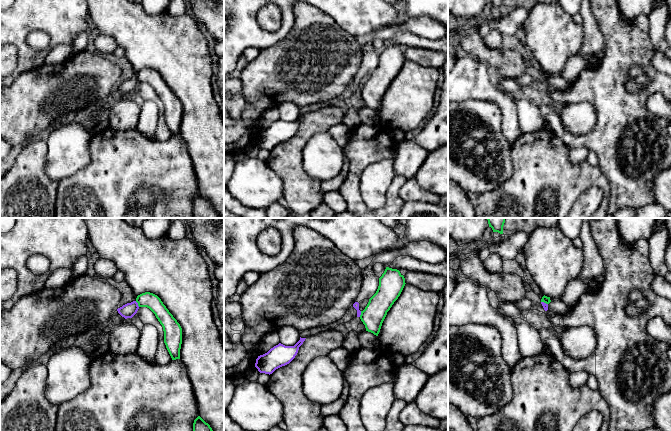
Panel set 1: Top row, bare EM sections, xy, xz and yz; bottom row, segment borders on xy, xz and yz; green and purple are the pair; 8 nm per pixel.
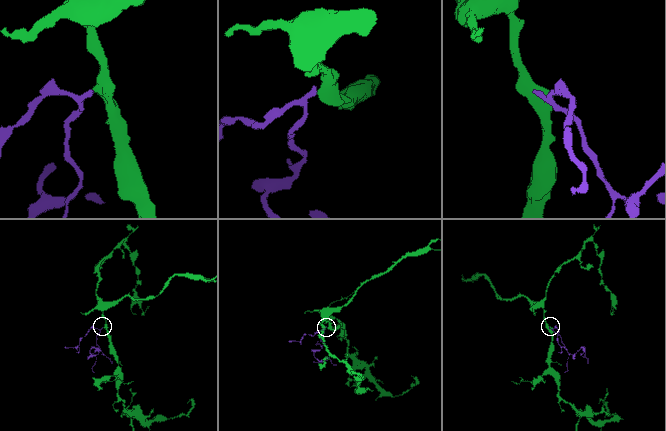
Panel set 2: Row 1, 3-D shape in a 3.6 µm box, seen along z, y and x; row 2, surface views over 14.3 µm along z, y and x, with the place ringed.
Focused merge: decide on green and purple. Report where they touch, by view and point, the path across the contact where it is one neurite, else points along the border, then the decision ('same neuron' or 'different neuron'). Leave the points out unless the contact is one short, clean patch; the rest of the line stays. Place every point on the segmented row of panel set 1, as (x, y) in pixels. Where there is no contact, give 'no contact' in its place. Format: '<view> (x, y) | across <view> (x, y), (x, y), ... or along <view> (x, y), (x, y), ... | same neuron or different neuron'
xy (138, 304) | along xy (135, 301), (139, 306) | different neuron

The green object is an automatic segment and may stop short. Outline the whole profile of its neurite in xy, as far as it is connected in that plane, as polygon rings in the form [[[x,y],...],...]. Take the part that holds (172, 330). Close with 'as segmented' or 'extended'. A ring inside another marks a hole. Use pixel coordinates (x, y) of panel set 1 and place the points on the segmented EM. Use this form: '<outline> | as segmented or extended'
[[[145,292],[137,296],[136,302],[139,307],[147,307],[155,314],[163,327],[164,343],[172,360],[180,359],[182,328],[161,299],[153,293]]] | as segmented

